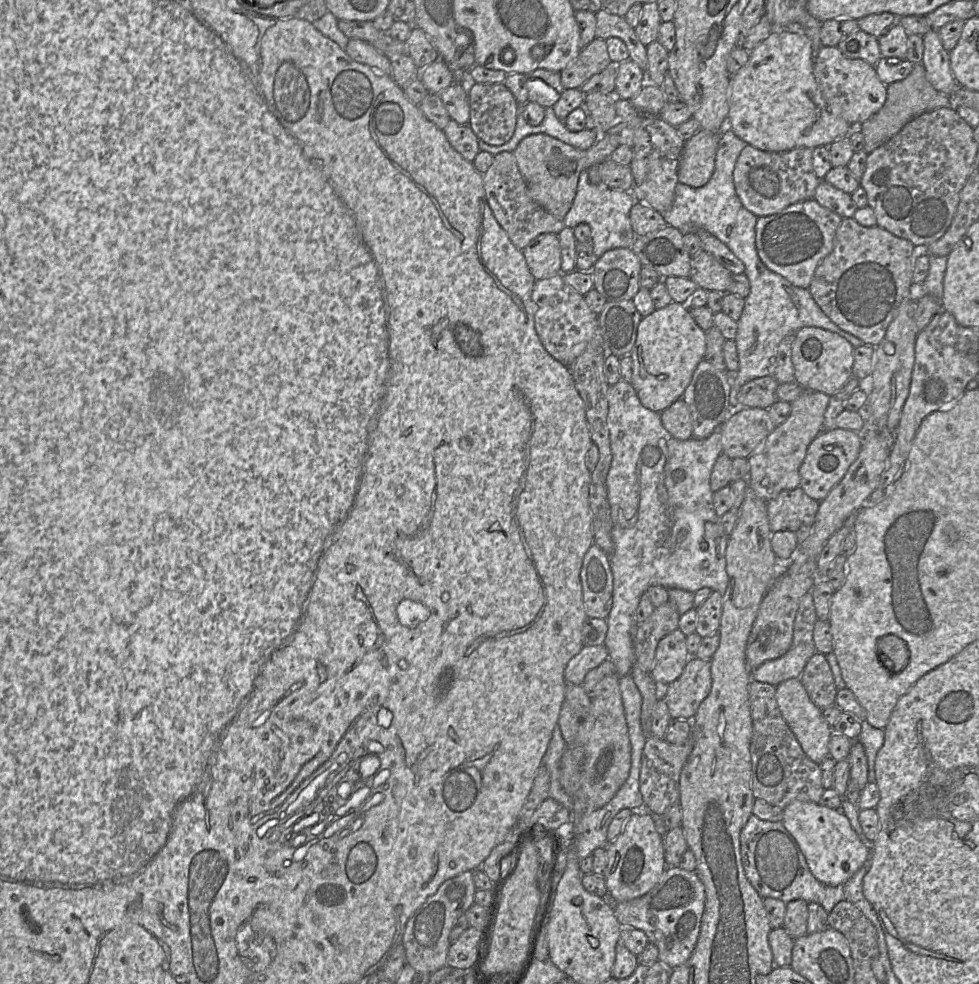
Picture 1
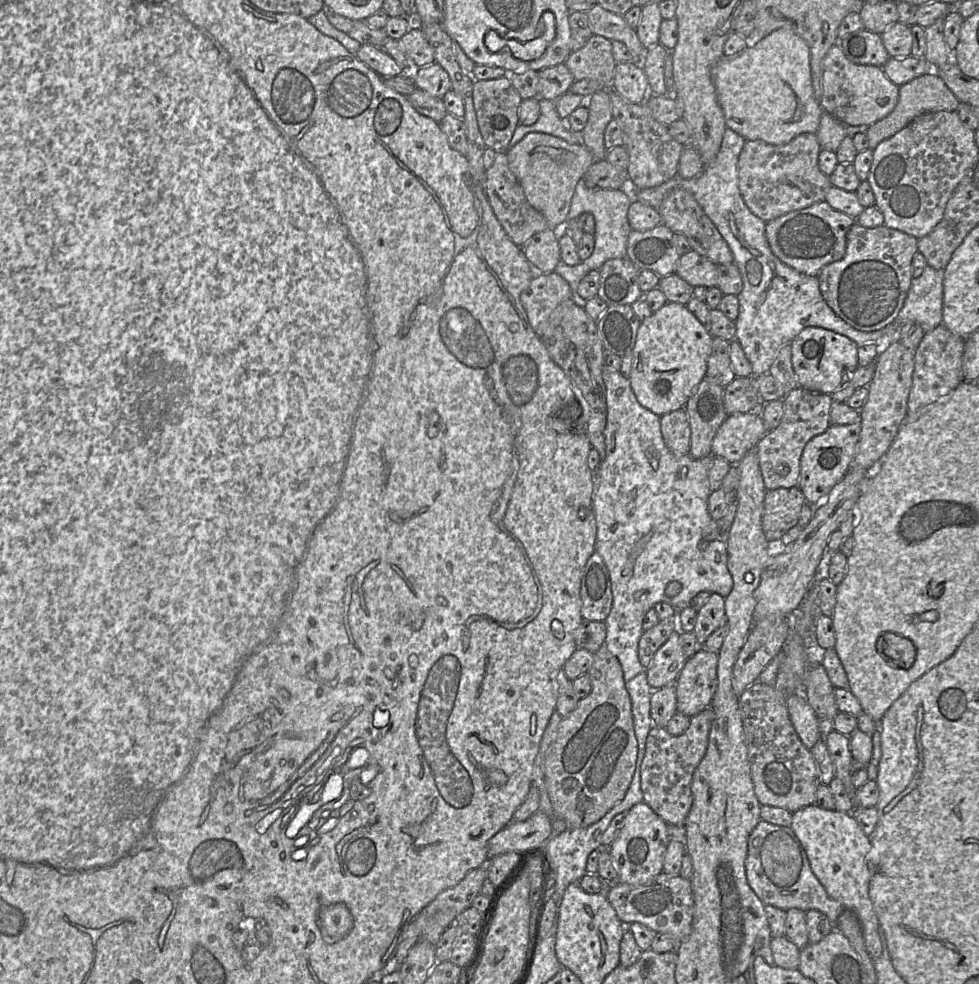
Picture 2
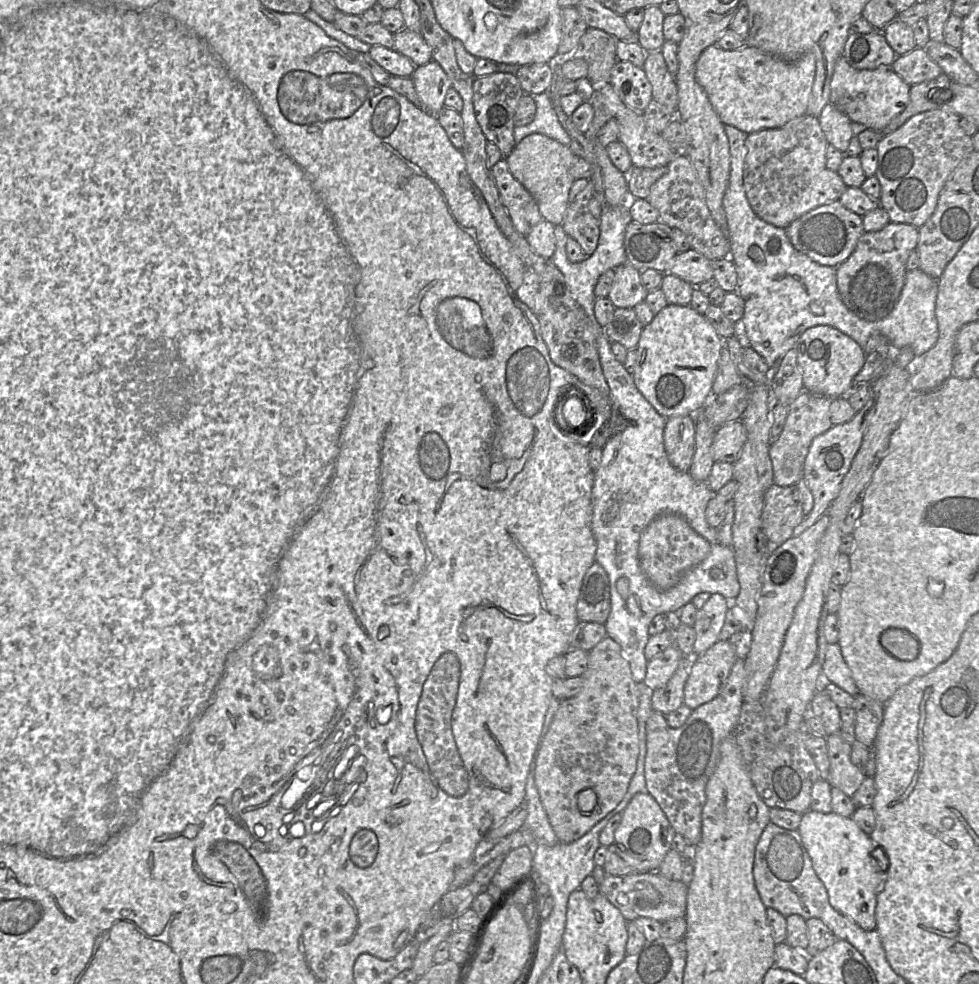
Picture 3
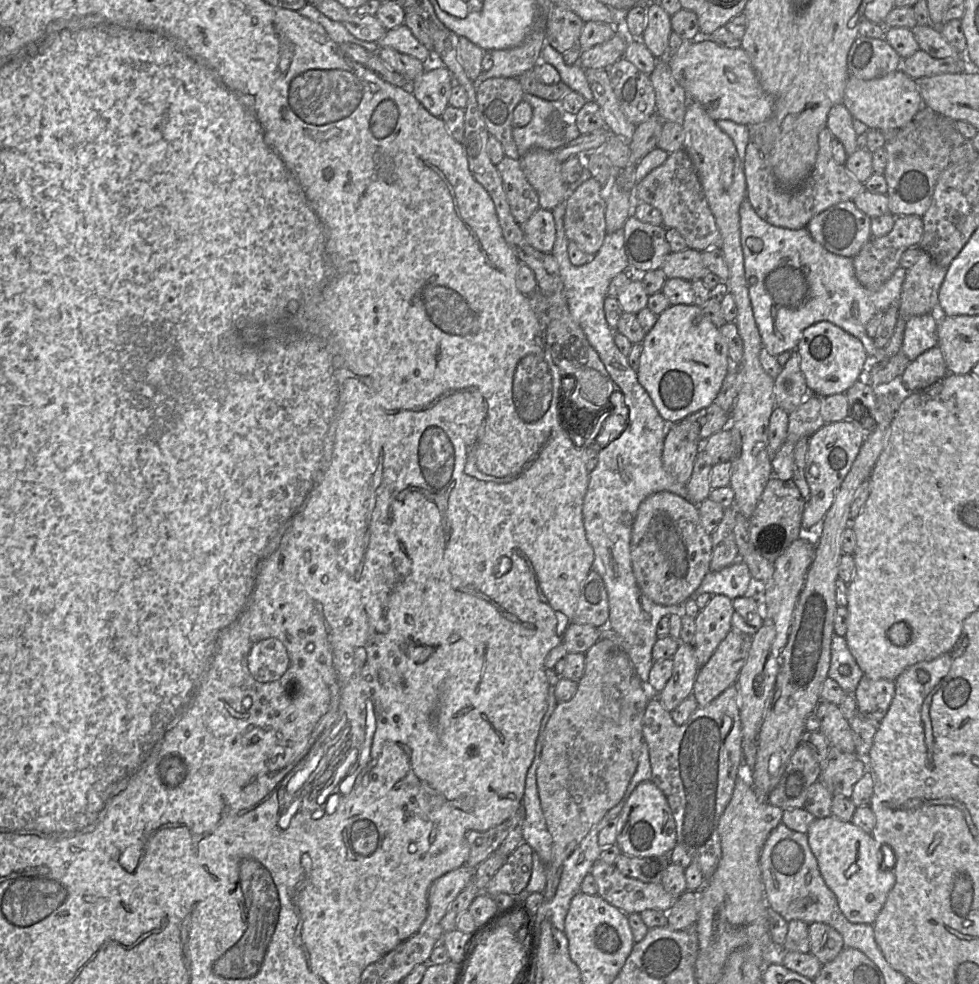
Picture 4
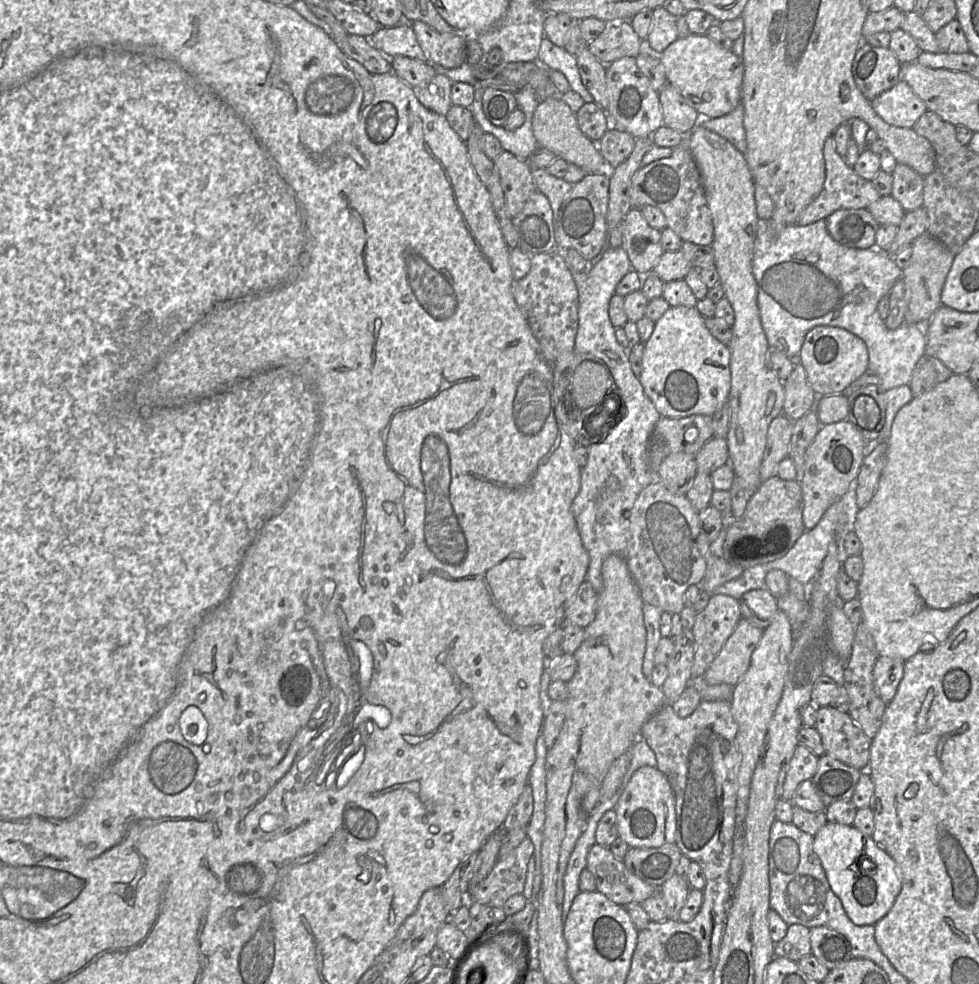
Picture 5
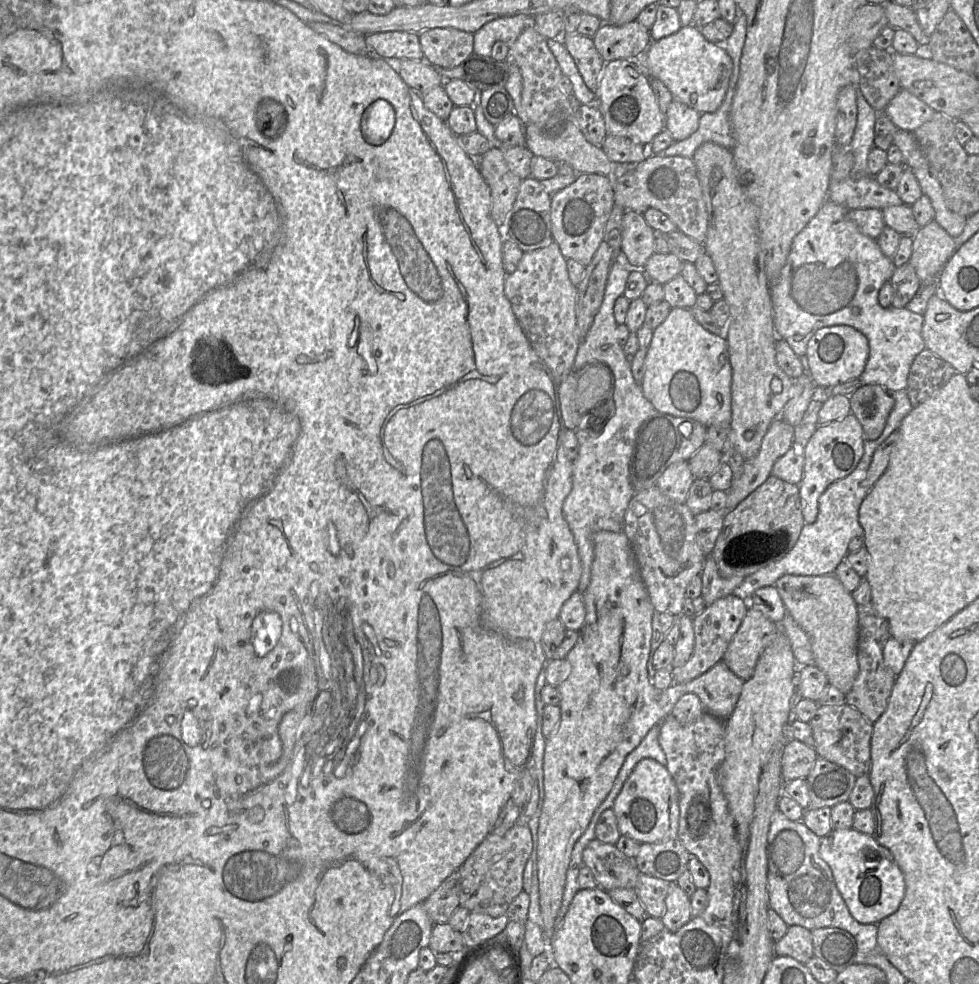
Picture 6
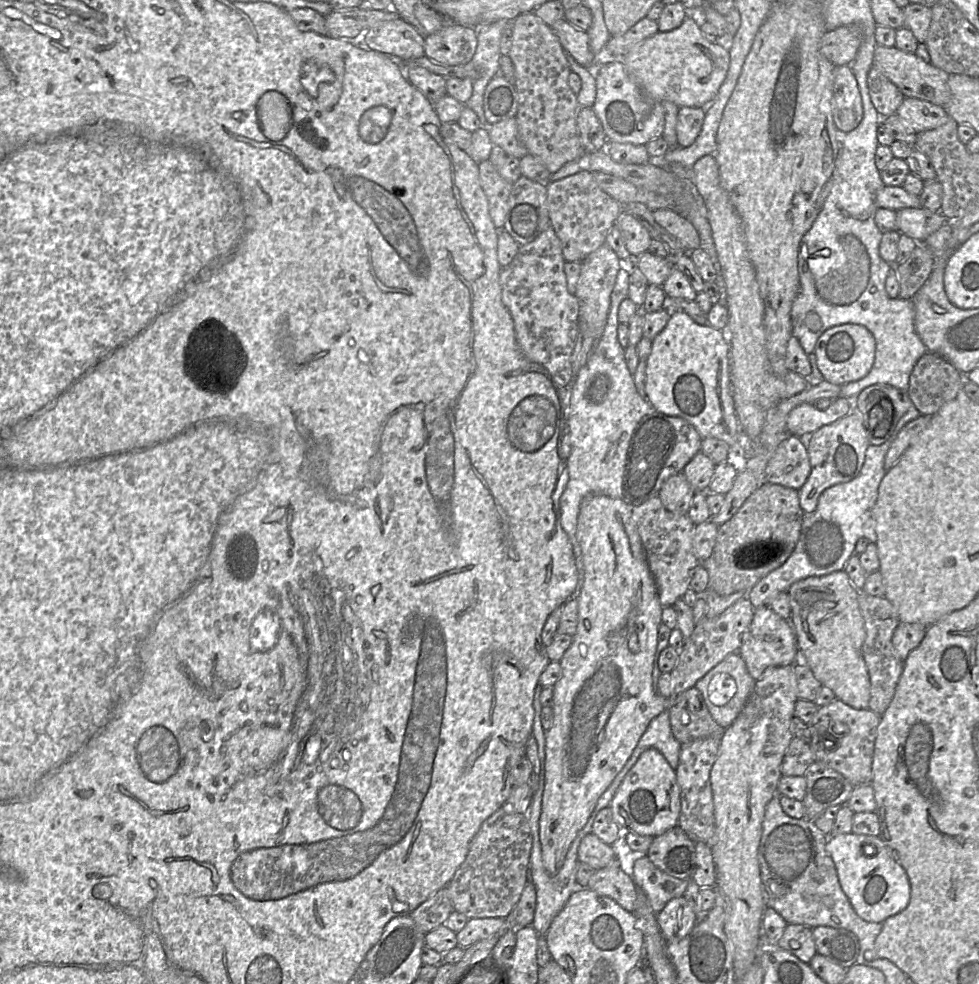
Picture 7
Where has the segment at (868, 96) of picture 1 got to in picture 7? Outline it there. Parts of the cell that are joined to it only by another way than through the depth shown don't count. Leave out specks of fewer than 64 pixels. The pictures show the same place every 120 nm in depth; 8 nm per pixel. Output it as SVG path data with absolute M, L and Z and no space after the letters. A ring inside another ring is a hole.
M905 97L896 114L917 133L937 128L950 117L943 106L914 97Z

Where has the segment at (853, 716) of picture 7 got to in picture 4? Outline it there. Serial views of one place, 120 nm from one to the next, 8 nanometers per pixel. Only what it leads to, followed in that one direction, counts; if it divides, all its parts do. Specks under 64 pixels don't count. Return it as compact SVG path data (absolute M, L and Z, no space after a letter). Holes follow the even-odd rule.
M821 700L815 713L820 720L820 731L829 743L842 752L855 753L853 732L849 721L843 716L838 705Z

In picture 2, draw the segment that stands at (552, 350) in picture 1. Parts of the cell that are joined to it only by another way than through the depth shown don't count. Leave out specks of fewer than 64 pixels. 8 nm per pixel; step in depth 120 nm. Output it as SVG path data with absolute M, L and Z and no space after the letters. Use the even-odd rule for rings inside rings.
M555 272L536 273L530 285L520 295L528 321L540 339L545 334L547 321L562 302L573 299L567 281Z

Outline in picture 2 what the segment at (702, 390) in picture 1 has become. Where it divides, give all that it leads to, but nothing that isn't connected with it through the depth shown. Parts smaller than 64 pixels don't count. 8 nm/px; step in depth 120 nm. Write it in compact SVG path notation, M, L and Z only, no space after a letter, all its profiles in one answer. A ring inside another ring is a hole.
M705 377L685 405L691 428L690 452L695 459L712 455L712 441L728 414L724 407L724 388Z

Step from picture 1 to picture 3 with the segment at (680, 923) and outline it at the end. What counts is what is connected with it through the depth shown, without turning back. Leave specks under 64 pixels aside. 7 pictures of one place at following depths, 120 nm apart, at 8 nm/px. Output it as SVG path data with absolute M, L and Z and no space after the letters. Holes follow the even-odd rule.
M657 871L625 876L606 875L599 890L622 913L627 922L645 917L664 923L685 917L686 914L688 886L682 881L666 879Z

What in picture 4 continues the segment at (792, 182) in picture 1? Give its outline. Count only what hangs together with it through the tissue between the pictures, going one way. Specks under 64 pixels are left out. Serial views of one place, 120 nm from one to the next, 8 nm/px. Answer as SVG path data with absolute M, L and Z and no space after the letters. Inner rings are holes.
M825 127L818 135L818 153L810 175L796 189L784 190L779 187L769 159L764 152L749 140L743 162L747 187L747 199L759 217L771 225L788 228L805 228L808 222L827 208L853 199L866 190L864 183L857 180L845 167L838 164L832 154L834 136Z

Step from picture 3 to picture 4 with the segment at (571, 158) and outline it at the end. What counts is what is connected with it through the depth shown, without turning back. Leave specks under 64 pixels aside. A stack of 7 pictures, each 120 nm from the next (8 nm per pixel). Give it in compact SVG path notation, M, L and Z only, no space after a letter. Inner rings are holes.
M533 148L520 157L521 168L536 190L539 205L552 211L560 202L568 199L568 185L561 173L561 164L553 151Z

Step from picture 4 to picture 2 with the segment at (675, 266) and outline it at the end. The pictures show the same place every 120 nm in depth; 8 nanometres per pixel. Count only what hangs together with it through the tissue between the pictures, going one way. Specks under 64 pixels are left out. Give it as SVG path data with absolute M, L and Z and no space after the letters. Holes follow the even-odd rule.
M695 250L680 256L675 274L692 287L712 288L717 286L717 265Z

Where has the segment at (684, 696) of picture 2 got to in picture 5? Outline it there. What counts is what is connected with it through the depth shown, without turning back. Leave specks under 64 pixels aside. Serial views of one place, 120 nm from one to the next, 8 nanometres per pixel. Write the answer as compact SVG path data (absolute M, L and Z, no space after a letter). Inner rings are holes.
M741 619L704 673L703 679L711 685L735 686L748 670L752 653L761 641L763 630L747 619Z

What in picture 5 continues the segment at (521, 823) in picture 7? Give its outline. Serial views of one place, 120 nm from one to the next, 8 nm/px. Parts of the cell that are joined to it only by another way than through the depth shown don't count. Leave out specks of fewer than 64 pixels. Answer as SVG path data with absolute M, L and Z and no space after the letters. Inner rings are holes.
M526 837L504 859L499 859L487 877L475 887L468 883L468 903L502 908L513 895L524 890L527 866L534 853L532 841Z

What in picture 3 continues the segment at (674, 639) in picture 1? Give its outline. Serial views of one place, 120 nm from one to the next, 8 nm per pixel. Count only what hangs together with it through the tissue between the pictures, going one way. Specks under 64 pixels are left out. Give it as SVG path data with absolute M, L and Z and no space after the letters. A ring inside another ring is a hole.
M676 645L650 660L647 664L647 672L644 683L653 691L663 687L675 673L683 654Z

